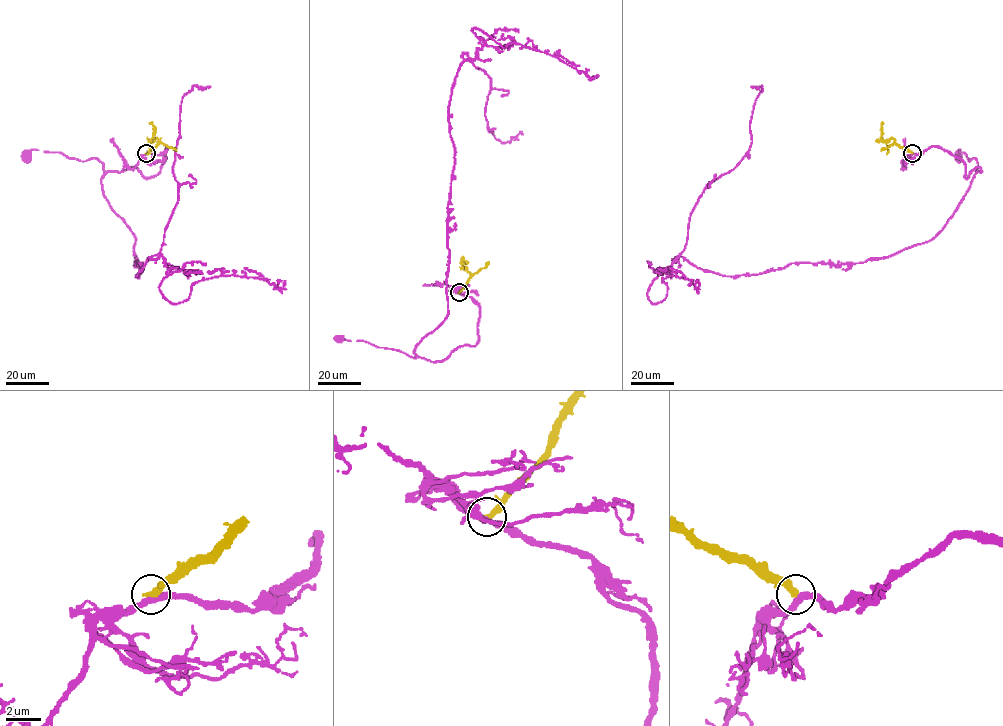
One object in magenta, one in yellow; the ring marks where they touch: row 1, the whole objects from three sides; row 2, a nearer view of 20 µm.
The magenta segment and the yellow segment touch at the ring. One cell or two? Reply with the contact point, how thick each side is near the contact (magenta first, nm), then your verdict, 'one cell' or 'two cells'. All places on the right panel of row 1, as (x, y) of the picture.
place (912, 153); calibres 360 and 400 nm; two cells

